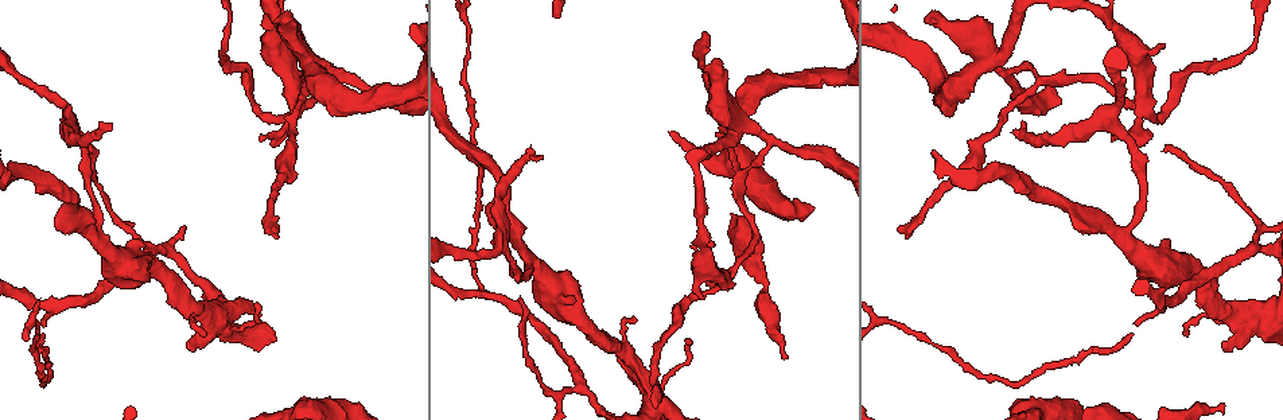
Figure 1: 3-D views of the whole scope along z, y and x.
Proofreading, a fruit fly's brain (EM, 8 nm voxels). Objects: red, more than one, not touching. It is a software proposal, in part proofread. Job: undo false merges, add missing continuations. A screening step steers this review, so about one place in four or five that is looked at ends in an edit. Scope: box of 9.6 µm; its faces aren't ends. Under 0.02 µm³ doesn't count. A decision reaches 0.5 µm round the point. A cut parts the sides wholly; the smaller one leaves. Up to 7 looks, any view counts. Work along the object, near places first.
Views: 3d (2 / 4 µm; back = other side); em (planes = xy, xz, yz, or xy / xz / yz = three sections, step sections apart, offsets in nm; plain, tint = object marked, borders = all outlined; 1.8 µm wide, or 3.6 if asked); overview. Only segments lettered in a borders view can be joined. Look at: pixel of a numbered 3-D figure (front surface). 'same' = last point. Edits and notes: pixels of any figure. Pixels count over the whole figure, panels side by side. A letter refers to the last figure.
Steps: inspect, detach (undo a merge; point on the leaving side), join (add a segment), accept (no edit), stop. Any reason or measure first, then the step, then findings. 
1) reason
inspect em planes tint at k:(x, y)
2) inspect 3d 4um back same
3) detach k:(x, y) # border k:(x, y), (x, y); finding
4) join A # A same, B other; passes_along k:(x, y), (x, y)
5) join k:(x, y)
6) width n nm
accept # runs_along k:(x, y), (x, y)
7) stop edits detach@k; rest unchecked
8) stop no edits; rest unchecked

free end
inspect 3d 4um at 1:(1022, 123)

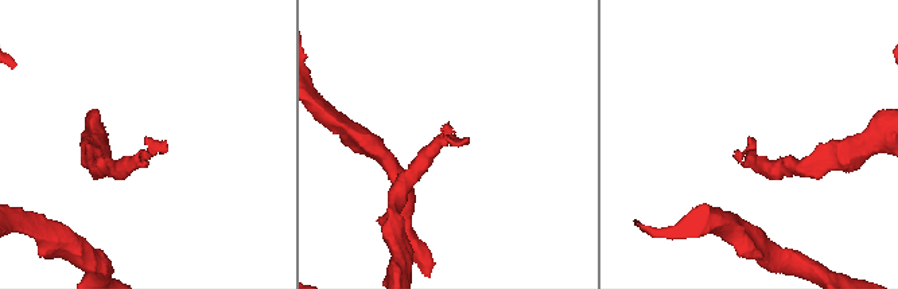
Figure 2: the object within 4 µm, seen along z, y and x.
shape alone is not enough
inspect em planes plain at 2:(465, 138)

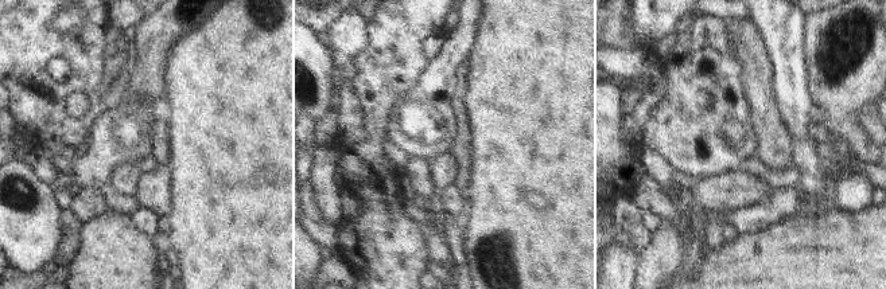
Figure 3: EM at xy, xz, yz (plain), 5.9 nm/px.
inspect em planes borders same

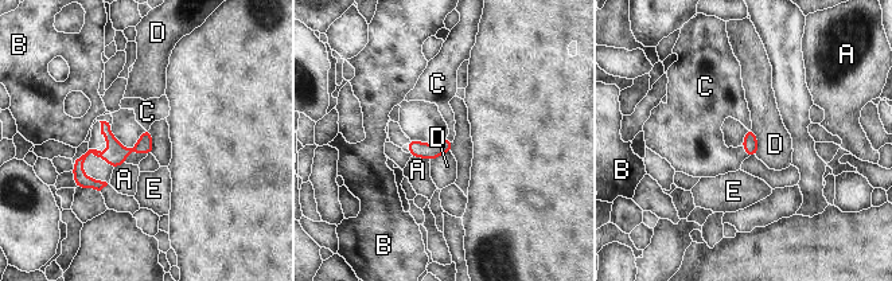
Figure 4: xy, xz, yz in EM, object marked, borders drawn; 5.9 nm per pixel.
join C # A other, B other, C same, D other, E other; passes_along 4:(116, 156), (133, 152), (135, 159); it goes on there

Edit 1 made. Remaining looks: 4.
branch stops here
inspect 3d 2um at 1:(1162, 43)

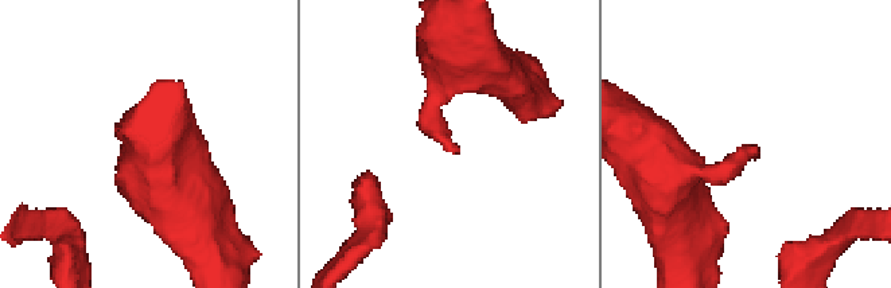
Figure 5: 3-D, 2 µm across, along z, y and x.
shape alone is not enough
inspect em 3.6um xy step 16 borders at 5:(757, 148)

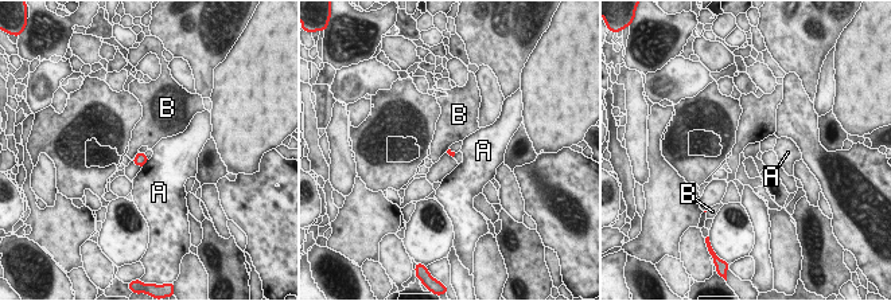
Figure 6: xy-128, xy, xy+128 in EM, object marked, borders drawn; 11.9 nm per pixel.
accept # A other, B other; border 6:(139, 152), (132, 160); none of them fits

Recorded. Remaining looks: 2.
an open end
inspect em planes borders at 1:(189, 344)

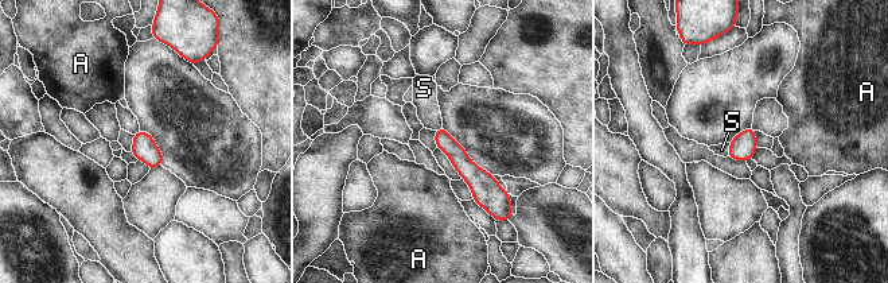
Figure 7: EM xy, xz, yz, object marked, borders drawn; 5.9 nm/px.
join S # A other, S same; passes_along 7:(743, 146), (729, 150), (721, 150); the cell continues

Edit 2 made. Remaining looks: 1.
stop edits join@4, join@7; rest unchecked

